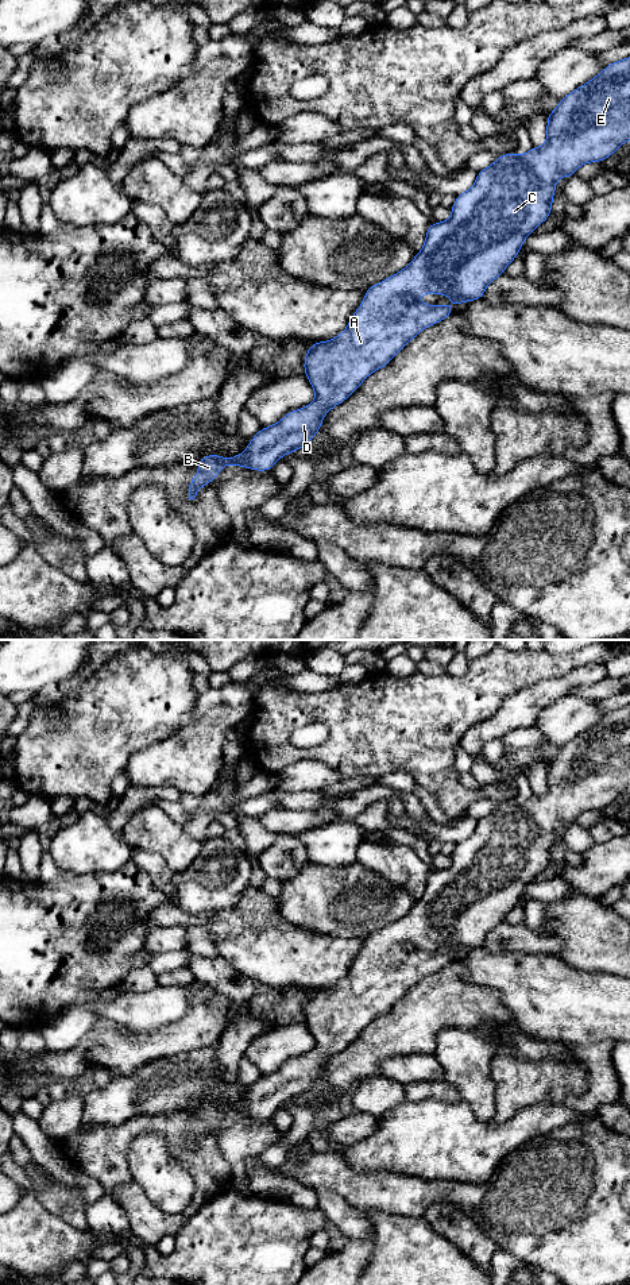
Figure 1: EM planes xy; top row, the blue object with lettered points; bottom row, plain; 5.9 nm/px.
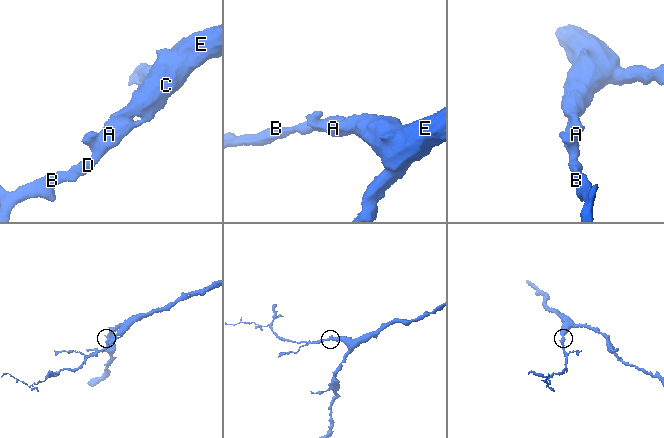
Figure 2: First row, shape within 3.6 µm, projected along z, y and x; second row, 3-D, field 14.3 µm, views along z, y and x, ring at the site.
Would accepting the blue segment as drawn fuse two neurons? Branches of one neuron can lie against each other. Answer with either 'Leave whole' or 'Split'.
Leave whole

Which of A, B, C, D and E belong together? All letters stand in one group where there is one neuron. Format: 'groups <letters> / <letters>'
groups A B C D E

